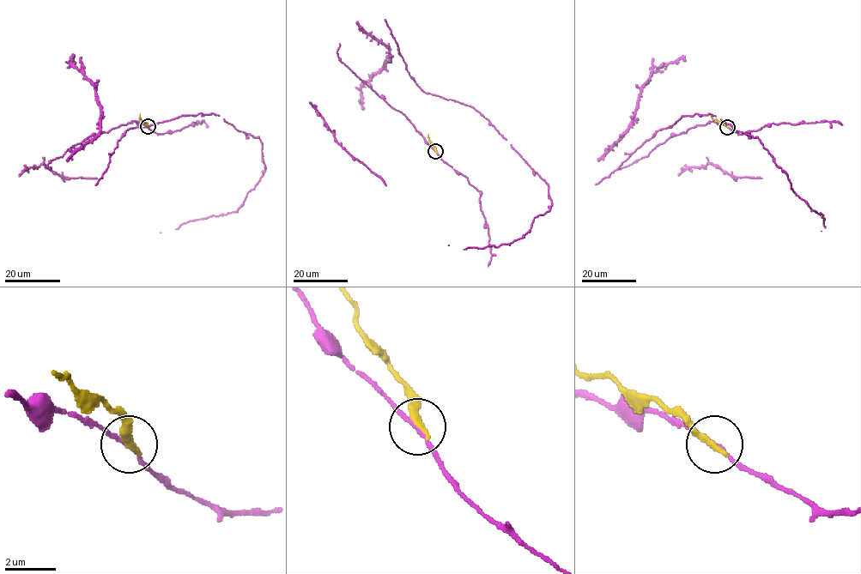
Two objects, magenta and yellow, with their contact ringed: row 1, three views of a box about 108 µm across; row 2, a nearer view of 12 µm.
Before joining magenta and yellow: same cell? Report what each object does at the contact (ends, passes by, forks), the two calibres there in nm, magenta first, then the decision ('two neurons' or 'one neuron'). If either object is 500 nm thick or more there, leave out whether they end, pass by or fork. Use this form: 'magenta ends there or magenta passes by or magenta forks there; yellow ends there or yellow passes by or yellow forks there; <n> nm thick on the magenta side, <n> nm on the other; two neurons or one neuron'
magenta passes by; yellow ends there; 140 nm thick on the magenta side, 340 nm on the other; two neurons

